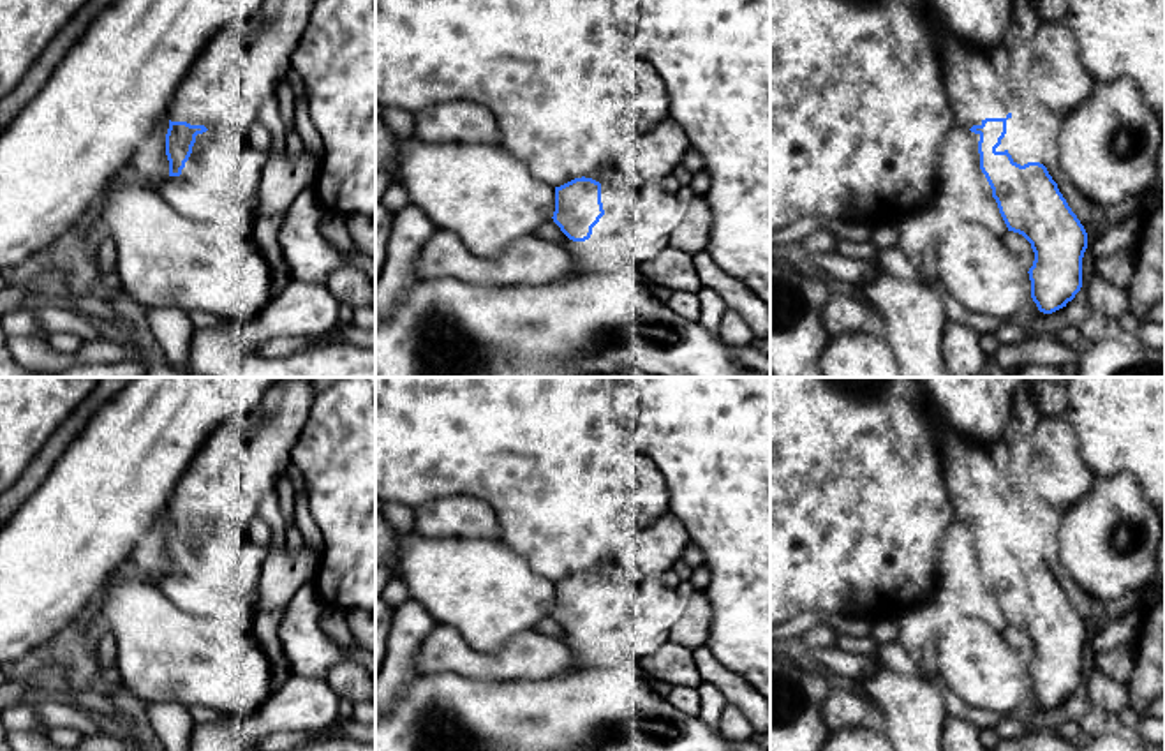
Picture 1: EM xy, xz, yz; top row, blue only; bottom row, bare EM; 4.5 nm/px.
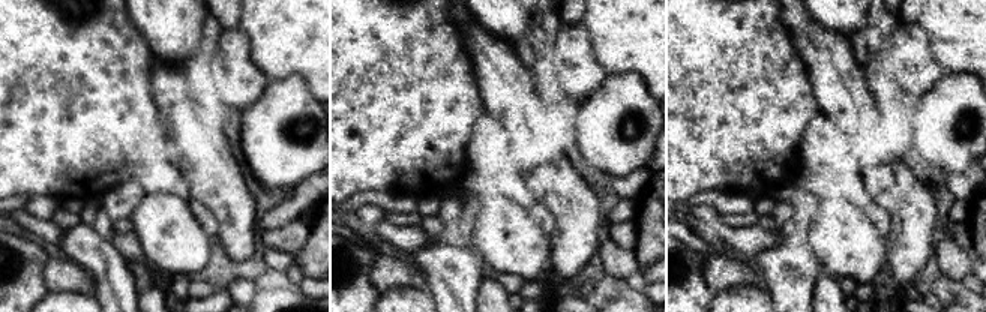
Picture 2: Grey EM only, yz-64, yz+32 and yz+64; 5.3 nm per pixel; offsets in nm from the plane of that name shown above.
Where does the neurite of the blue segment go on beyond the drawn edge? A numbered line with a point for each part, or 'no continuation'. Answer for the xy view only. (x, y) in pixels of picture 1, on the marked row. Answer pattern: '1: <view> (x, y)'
1: xy (240, 67)

